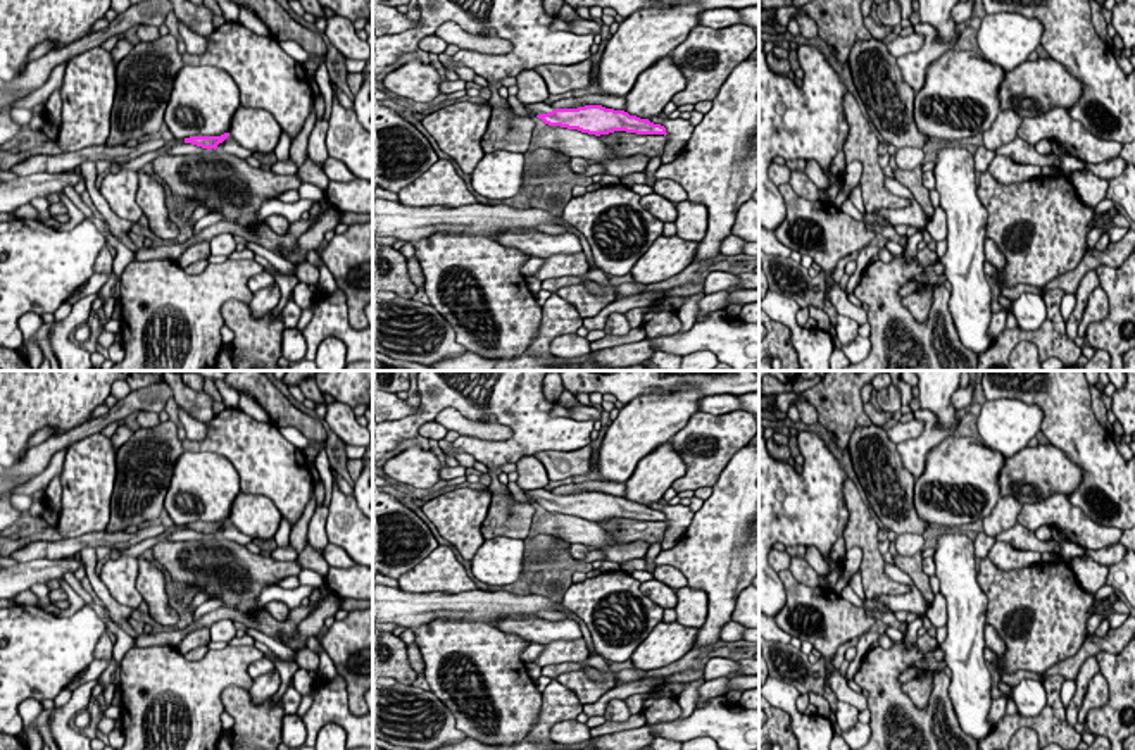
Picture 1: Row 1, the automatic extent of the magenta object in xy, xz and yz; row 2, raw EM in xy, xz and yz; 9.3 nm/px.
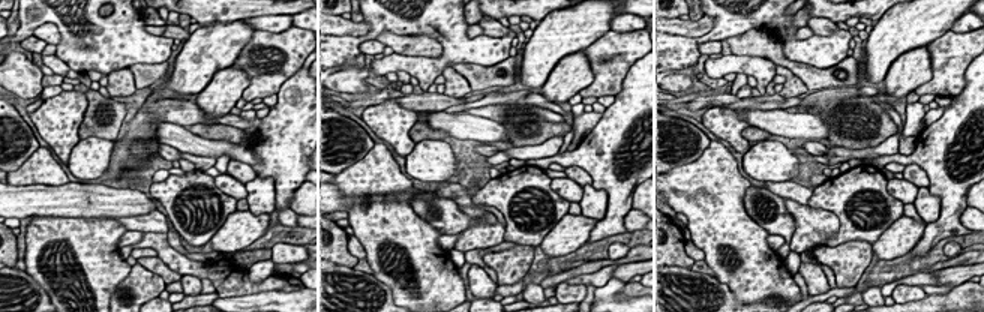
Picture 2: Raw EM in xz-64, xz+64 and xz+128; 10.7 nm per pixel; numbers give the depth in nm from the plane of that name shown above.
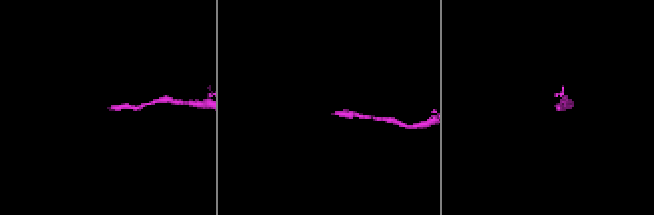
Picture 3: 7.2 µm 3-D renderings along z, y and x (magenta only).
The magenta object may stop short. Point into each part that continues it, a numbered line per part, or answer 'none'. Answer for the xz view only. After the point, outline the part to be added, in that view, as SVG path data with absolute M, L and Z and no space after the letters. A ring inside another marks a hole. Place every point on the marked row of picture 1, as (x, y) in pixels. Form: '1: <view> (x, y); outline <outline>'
1: xz (535, 109); outline M542 102L542 103L533 103L533 105L524 103L524 109L526 109L526 112L533 114L535 117L540 116L540 114L547 114L547 112L552 112L552 110L554 110L554 109L552 109L549 103L545 103L545 102Z

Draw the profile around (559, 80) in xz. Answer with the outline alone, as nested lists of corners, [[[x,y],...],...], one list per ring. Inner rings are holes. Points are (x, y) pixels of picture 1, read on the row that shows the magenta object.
[[[585,60],[574,66],[538,66],[533,69],[538,72],[549,90],[549,95],[561,95],[573,90],[592,86],[592,60]]]

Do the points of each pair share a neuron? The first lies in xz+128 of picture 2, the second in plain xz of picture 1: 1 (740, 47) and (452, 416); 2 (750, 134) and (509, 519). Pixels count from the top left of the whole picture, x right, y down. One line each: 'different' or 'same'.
1: same
2: same

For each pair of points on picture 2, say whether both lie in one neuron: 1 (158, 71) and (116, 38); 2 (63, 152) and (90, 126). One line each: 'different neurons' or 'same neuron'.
1: different neurons
2: different neurons

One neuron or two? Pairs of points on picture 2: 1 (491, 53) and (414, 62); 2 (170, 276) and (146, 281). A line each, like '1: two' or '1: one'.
1: one
2: two

